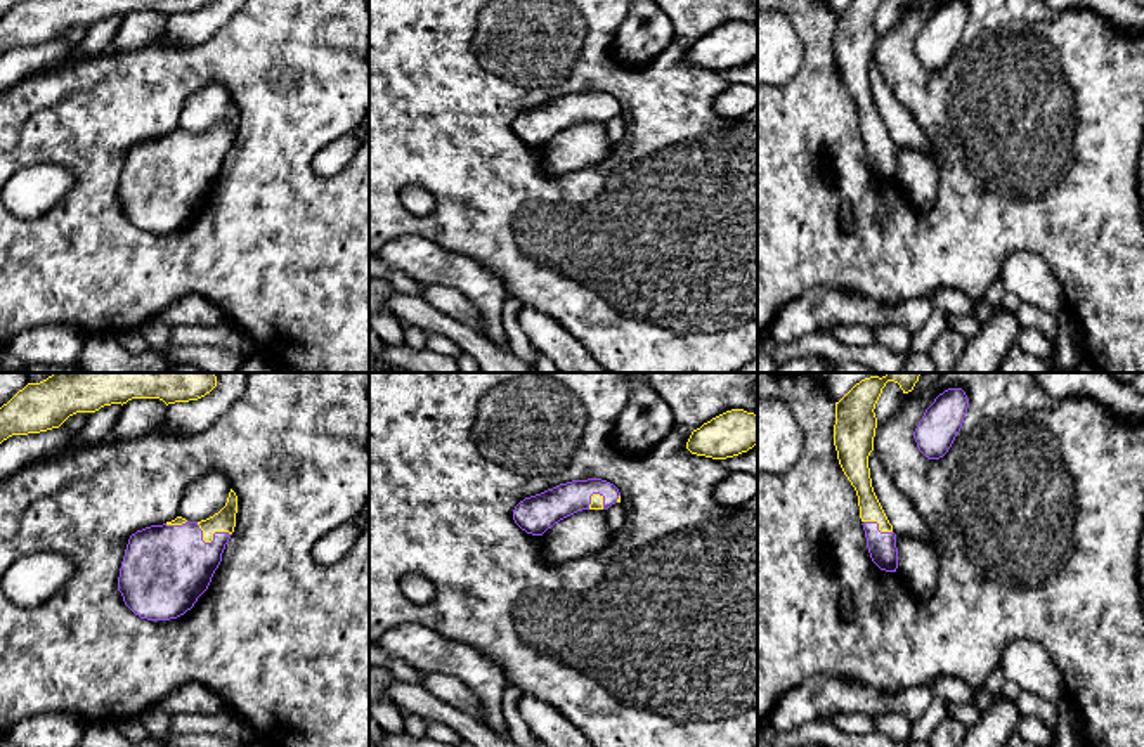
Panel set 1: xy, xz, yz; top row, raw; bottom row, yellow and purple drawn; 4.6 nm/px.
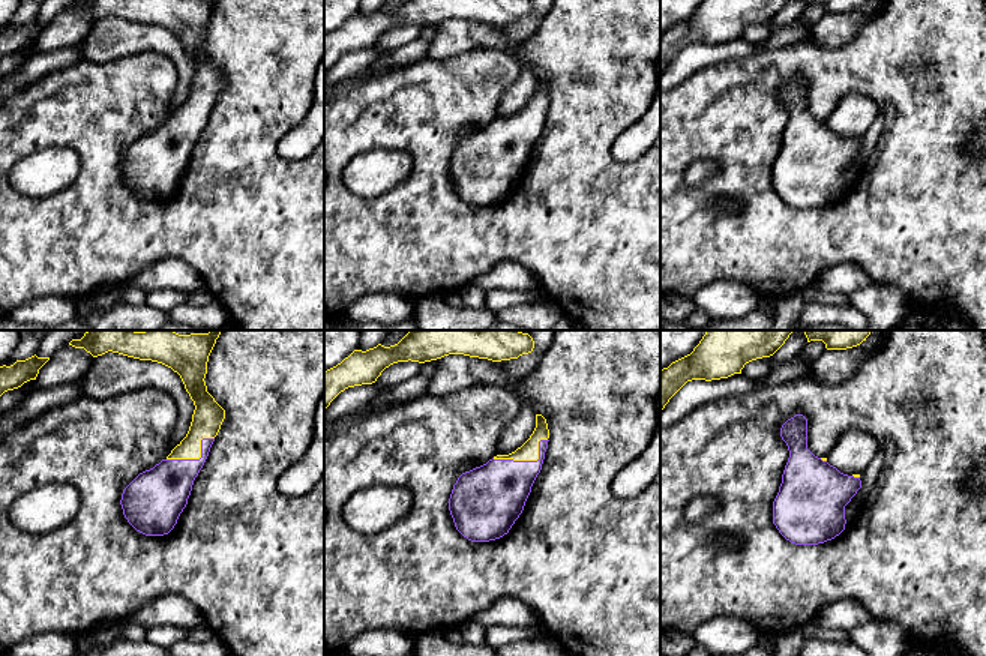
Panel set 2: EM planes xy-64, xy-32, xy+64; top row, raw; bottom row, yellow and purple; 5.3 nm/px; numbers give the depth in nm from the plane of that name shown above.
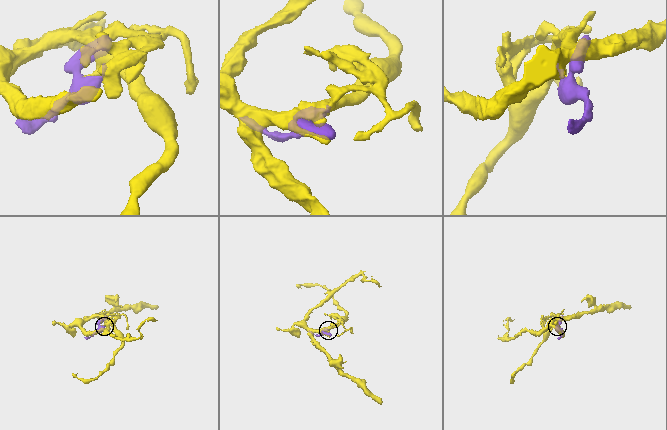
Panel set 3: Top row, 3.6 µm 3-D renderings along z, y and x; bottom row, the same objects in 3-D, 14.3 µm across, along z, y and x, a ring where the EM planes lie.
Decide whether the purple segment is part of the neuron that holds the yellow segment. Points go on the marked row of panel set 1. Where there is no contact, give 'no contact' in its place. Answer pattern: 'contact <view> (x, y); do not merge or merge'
contact xy (210, 541); merge

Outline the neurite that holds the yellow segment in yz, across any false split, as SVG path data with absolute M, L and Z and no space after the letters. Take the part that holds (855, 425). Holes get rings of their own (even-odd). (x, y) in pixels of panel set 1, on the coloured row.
M887 373L856 383L835 402L834 445L839 464L858 496L860 518L872 562L886 572L898 568L896 534L872 487L868 456L874 451L877 428L875 404L887 381L900 385L903 393L913 390L922 373Z

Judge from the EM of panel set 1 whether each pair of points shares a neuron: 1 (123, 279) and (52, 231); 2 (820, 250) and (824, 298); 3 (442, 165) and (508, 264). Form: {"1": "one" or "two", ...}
{"1": "one", "2": "two", "3": "one"}

